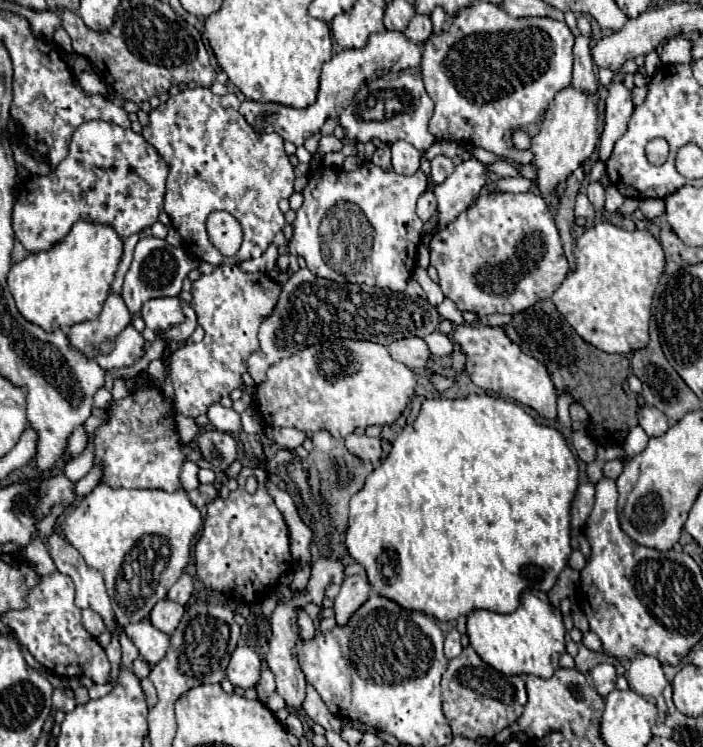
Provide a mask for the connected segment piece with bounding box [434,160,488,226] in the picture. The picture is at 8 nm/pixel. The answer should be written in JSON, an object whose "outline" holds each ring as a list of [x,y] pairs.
{"outline":[[[466,160],[454,168],[454,172],[444,180],[444,184],[434,188],[438,198],[440,224],[450,224],[460,212],[464,212],[470,202],[480,194],[488,180],[488,166],[478,160]]]}

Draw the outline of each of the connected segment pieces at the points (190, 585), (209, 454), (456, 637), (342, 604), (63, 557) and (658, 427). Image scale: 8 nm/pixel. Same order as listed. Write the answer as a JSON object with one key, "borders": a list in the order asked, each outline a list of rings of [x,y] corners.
{"borders":[[[[184,572],[178,578],[178,582],[168,590],[168,598],[178,602],[178,604],[186,604],[190,594],[192,594],[192,590],[194,590],[194,578],[188,572]]],[[[204,430],[196,440],[202,456],[220,472],[236,460],[236,442],[230,434],[220,430]]],[[[452,628],[452,630],[446,634],[444,654],[446,654],[446,658],[456,658],[460,652],[462,652],[462,646],[460,646],[460,634],[458,634],[456,628]]],[[[350,576],[342,582],[338,596],[334,598],[334,616],[338,626],[346,626],[350,616],[368,600],[370,584],[364,576]]],[[[52,534],[52,536],[50,536],[48,548],[50,548],[50,556],[52,556],[56,568],[58,568],[62,574],[66,574],[66,576],[70,576],[70,578],[74,580],[74,586],[76,586],[76,606],[78,606],[78,608],[90,608],[90,610],[94,610],[94,612],[98,612],[98,614],[102,616],[102,620],[104,620],[108,632],[112,634],[112,640],[110,640],[108,648],[106,648],[106,656],[108,656],[110,664],[112,664],[112,670],[118,672],[120,654],[122,654],[122,652],[120,652],[120,642],[118,642],[118,634],[116,634],[114,610],[112,610],[112,606],[110,606],[110,598],[108,598],[108,594],[106,594],[102,574],[100,574],[98,570],[90,568],[90,566],[84,562],[84,558],[80,556],[80,552],[78,552],[72,544],[68,544],[62,536],[58,536],[58,534]]],[[[642,406],[638,410],[638,424],[644,428],[644,432],[652,438],[652,436],[662,436],[668,430],[668,420],[662,412],[658,412],[658,408],[654,406]]]]}

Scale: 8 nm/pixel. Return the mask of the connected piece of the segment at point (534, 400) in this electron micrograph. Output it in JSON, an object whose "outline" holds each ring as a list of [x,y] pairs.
{"outline":[[[458,326],[454,330],[454,342],[466,352],[466,372],[478,388],[502,398],[512,398],[522,406],[530,406],[546,420],[556,418],[556,392],[550,376],[546,376],[546,368],[534,358],[522,354],[520,348],[506,338],[502,328]]]}

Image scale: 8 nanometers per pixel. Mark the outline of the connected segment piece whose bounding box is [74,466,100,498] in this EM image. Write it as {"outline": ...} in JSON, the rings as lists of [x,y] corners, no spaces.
{"outline":[[[94,466],[82,480],[78,480],[78,482],[74,484],[74,494],[76,494],[76,498],[88,496],[98,482],[100,482],[100,468]]]}

